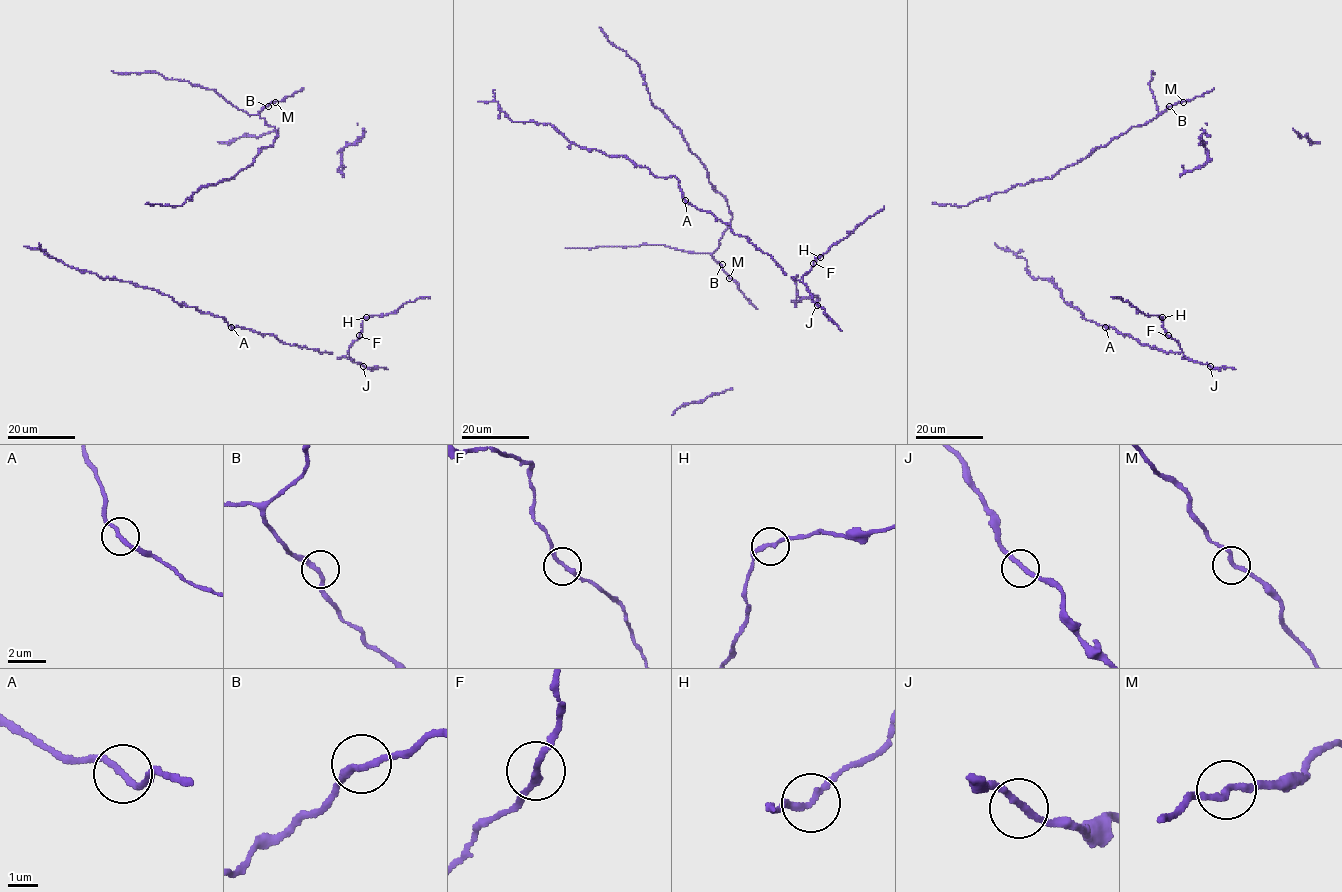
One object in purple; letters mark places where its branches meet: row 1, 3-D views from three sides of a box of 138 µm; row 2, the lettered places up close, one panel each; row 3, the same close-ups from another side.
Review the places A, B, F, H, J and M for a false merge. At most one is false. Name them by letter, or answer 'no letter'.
no letter

